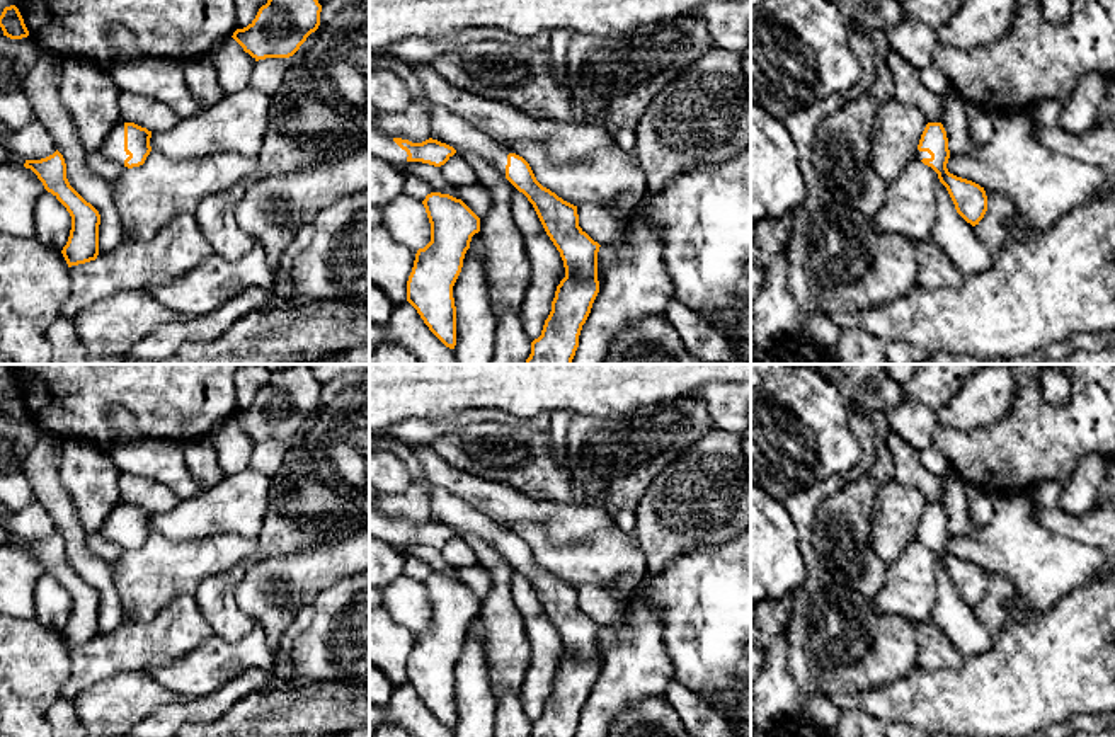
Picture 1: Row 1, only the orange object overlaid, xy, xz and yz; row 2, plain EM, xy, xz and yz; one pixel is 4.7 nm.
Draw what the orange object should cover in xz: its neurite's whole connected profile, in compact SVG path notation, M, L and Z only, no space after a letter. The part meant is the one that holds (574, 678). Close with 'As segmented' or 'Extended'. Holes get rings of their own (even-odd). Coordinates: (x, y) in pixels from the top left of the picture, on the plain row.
M380 437L369 444L369 451L375 449L393 451L407 463L412 482L424 483L429 488L431 519L412 524L392 519L369 507L369 536L397 548L407 543L441 548L458 531L470 531L485 538L523 574L560 633L565 648L565 659L557 667L552 693L545 701L541 717L531 723L529 737L575 737L582 706L599 674L598 633L601 628L579 608L577 587L543 568L523 538L451 492L431 483L409 443L397 437Z. Extended

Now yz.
M928 504L914 536L924 546L931 548L940 563L946 568L957 594L972 608L979 606L987 592L987 577L979 565L957 558L948 553L950 540L948 519L941 504Z. Extended

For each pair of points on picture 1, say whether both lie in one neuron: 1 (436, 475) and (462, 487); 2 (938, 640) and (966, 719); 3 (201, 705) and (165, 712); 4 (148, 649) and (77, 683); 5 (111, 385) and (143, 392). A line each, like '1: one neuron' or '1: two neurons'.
1: one neuron
2: two neurons
3: one neuron
4: one neuron
5: one neuron

